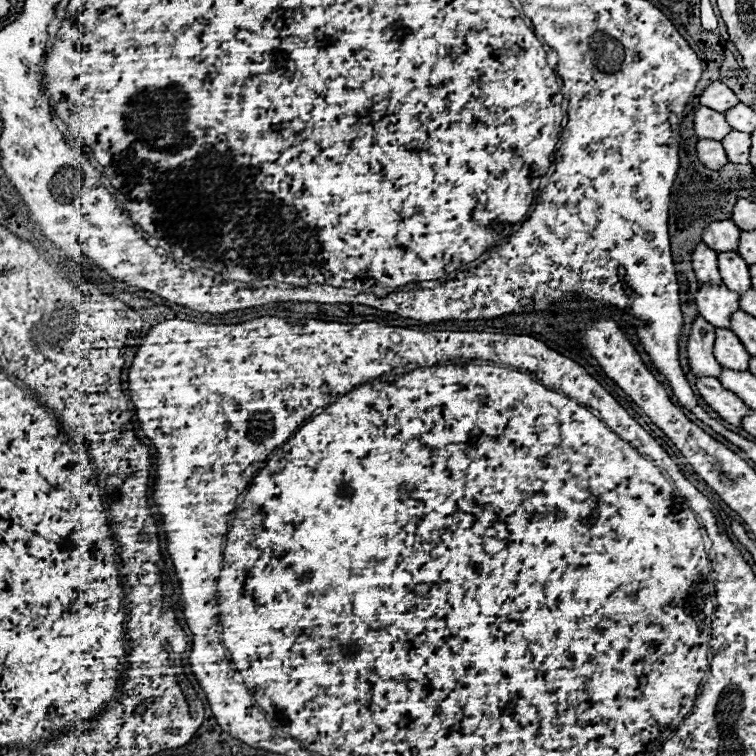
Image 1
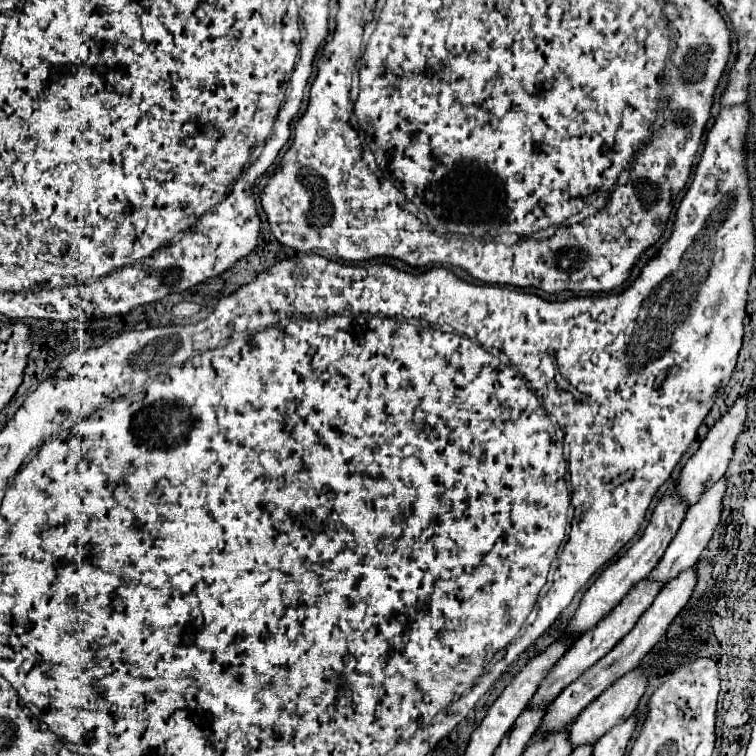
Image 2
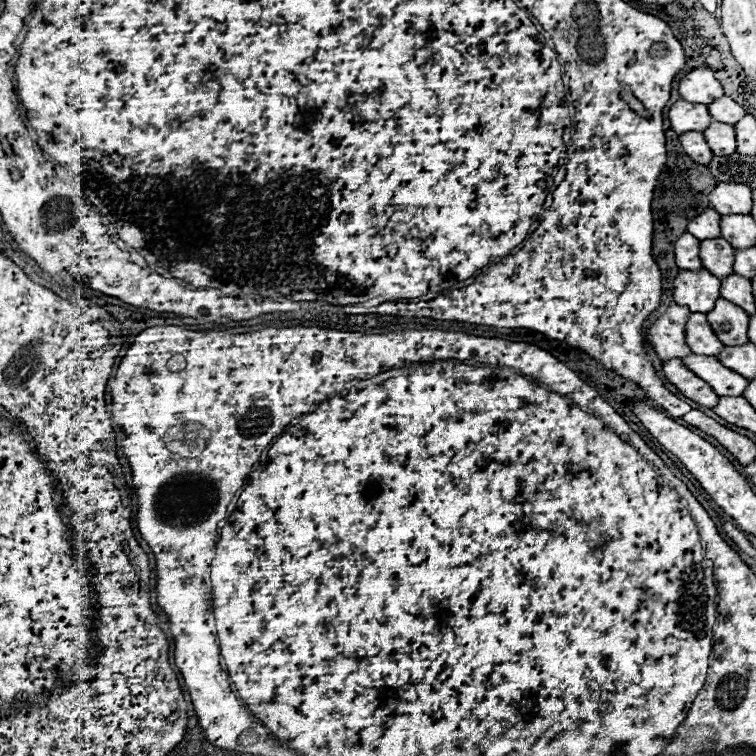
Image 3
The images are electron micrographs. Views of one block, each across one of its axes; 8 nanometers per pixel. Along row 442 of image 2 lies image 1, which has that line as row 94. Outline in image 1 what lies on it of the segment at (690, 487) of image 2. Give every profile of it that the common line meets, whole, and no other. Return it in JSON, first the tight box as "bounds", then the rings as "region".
{"bounds":[700,82,740,112],"region":[[[712,82],[706,86],[706,90],[700,94],[700,104],[706,108],[714,108],[718,112],[724,112],[728,108],[732,108],[734,104],[738,104],[740,100],[736,98],[736,94],[722,82]]]}

